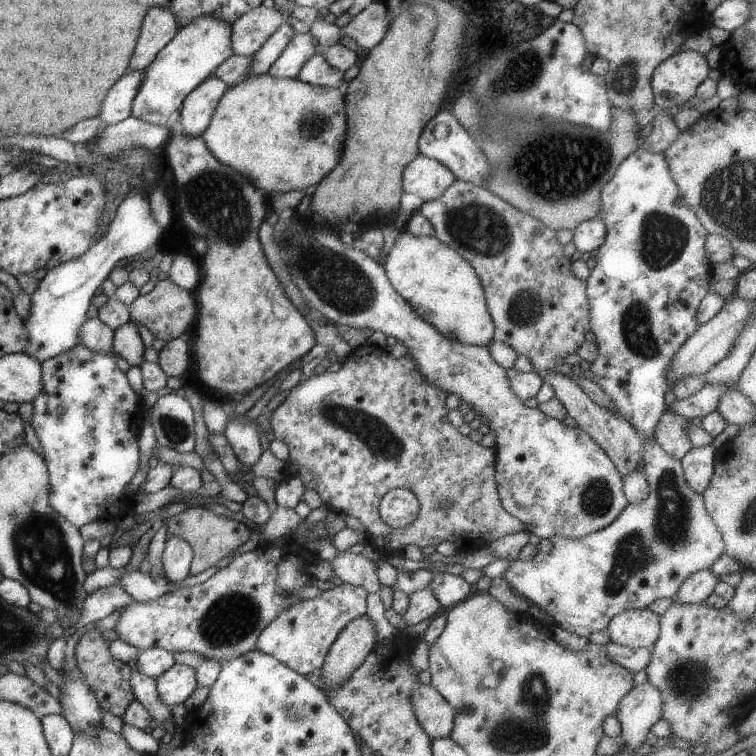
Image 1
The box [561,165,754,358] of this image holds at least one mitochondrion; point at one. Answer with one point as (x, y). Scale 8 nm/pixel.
(664, 237)

